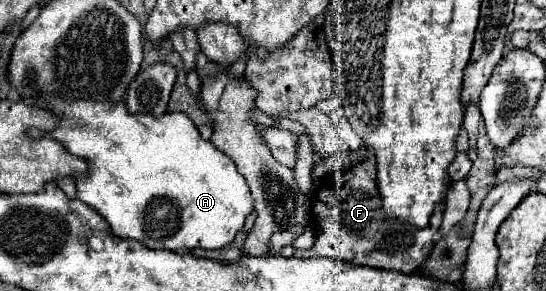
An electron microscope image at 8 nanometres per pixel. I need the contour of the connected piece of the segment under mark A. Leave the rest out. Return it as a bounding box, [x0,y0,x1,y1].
[35,97,253,251]

